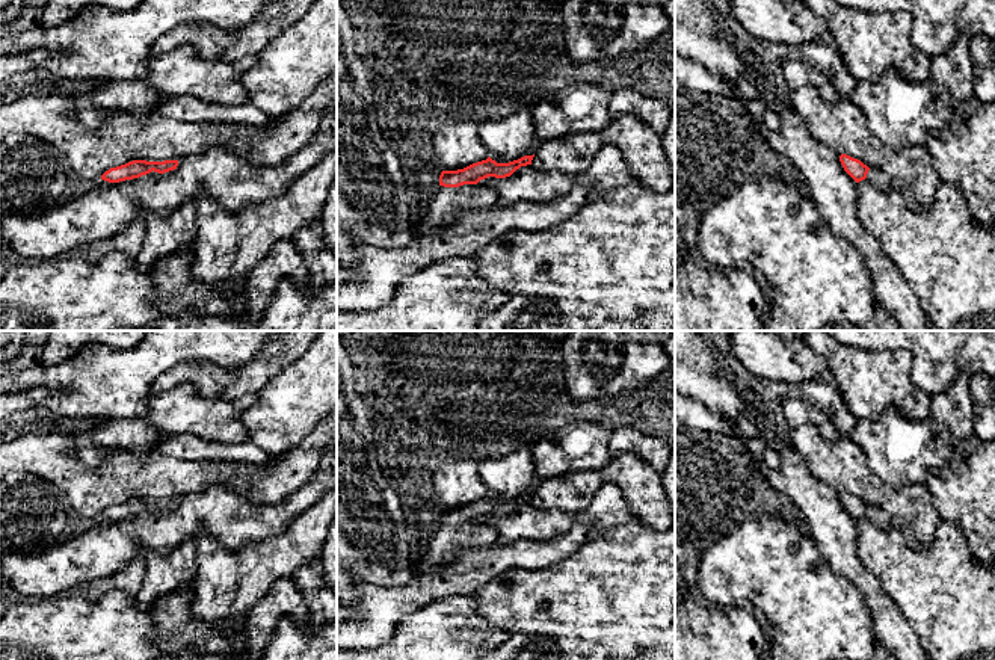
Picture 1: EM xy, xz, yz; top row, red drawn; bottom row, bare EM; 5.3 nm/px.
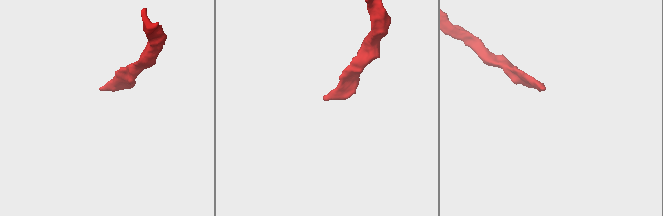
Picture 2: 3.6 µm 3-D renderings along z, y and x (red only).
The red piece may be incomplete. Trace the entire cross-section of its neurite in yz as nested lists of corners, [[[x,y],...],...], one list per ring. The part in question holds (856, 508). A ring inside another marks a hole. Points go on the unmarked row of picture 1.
[[[847,492],[839,494],[839,500],[844,509],[856,520],[868,518],[873,524],[883,529],[900,529],[909,536],[909,542],[913,548],[923,548],[923,545],[913,539],[909,532],[909,526],[897,517],[889,515],[886,510],[877,506],[868,506],[861,498],[853,497]]]

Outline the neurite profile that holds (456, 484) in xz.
[[[461,459],[441,467],[432,476],[432,485],[441,509],[457,509],[489,495],[479,476],[474,459]]]

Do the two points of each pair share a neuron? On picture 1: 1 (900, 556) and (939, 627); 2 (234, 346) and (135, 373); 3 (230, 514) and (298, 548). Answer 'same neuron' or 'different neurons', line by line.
1: same neuron
2: same neuron
3: different neurons

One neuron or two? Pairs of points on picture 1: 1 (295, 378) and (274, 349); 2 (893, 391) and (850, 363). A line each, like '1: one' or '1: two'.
1: two
2: one

